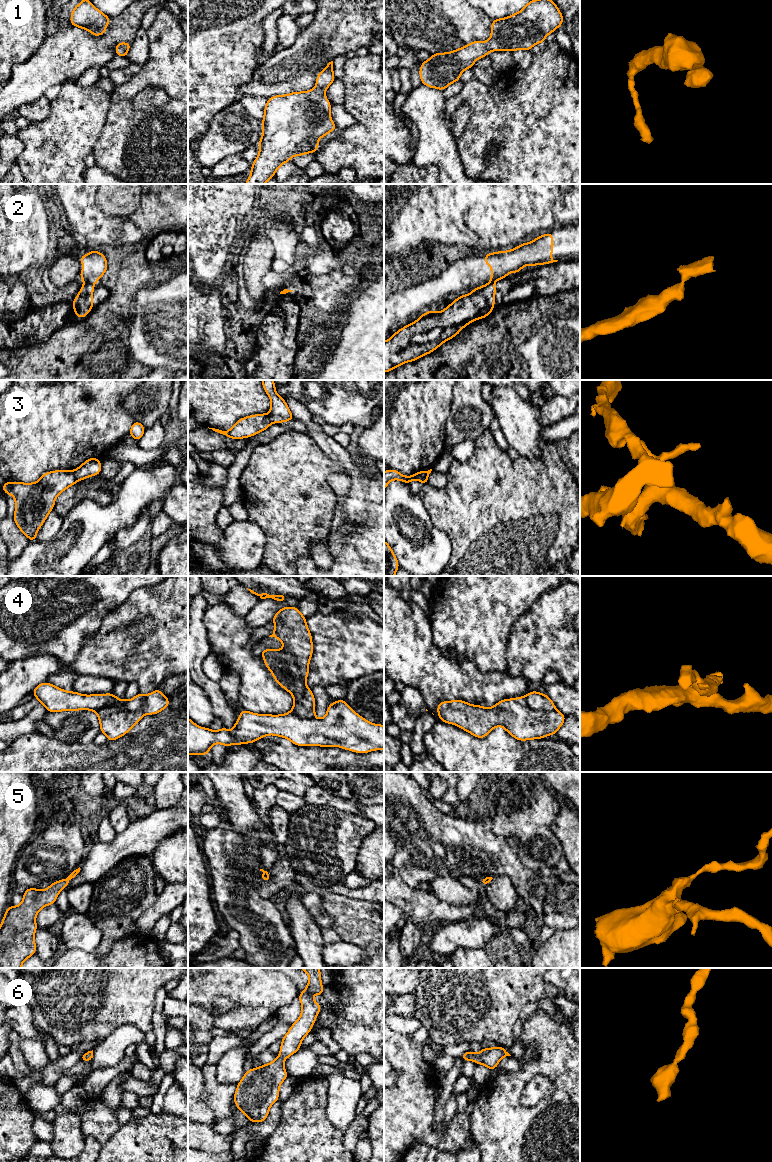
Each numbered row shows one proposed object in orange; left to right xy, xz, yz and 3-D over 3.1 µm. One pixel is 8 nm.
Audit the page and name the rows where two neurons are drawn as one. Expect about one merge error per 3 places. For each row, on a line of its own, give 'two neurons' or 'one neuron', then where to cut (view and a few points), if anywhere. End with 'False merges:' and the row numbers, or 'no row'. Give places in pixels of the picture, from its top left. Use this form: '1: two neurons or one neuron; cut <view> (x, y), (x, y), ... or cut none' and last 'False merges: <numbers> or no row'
1: one neuron; cut none
2: two neurons; cut xy (85, 281), (92, 283)
3: two neurons; cut yz (427, 471), (419, 480)
4: two neurons; cut xy (95, 711), (105, 706), (116, 705), (145, 713)
5: one neuron; cut none
6: one neuron; cut none
False merges: 2, 3, 4

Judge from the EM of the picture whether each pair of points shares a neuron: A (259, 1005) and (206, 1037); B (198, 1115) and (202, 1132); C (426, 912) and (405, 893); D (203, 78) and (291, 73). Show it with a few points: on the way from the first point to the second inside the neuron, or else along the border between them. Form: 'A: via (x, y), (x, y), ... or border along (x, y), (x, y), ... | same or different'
A: border along (231, 1010), (221, 1012), (213, 1025) | different
B: border along (198, 1122), (212, 1126) | different
C: via (421, 907), (410, 898) | same
D: border along (259, 64), (253, 76), (239, 87), (239, 95) | different

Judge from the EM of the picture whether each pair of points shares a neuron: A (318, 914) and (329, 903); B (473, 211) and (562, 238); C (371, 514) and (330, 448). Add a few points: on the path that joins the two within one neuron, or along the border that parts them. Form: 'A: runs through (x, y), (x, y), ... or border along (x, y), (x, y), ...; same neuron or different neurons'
A: border along (320, 895), (322, 909), (331, 919), (331, 926); different neurons
B: border along (568, 225), (553, 228), (536, 237); different neurons
C: runs through (370, 497), (359, 477), (347, 464); same neuron

